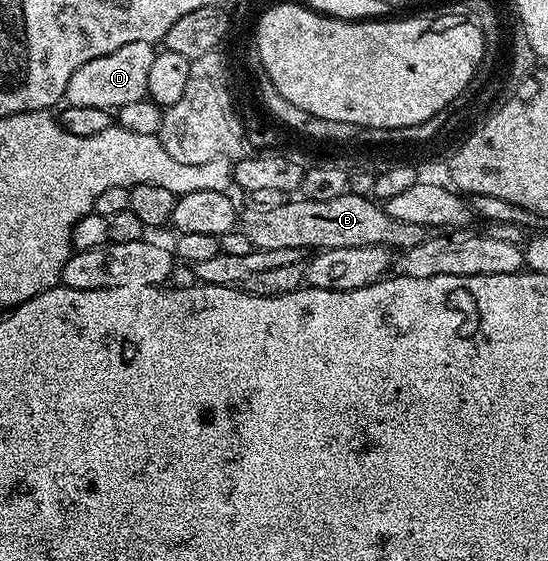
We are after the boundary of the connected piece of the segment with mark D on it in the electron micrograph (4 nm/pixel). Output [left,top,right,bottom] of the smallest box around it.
[66,42,156,112]

